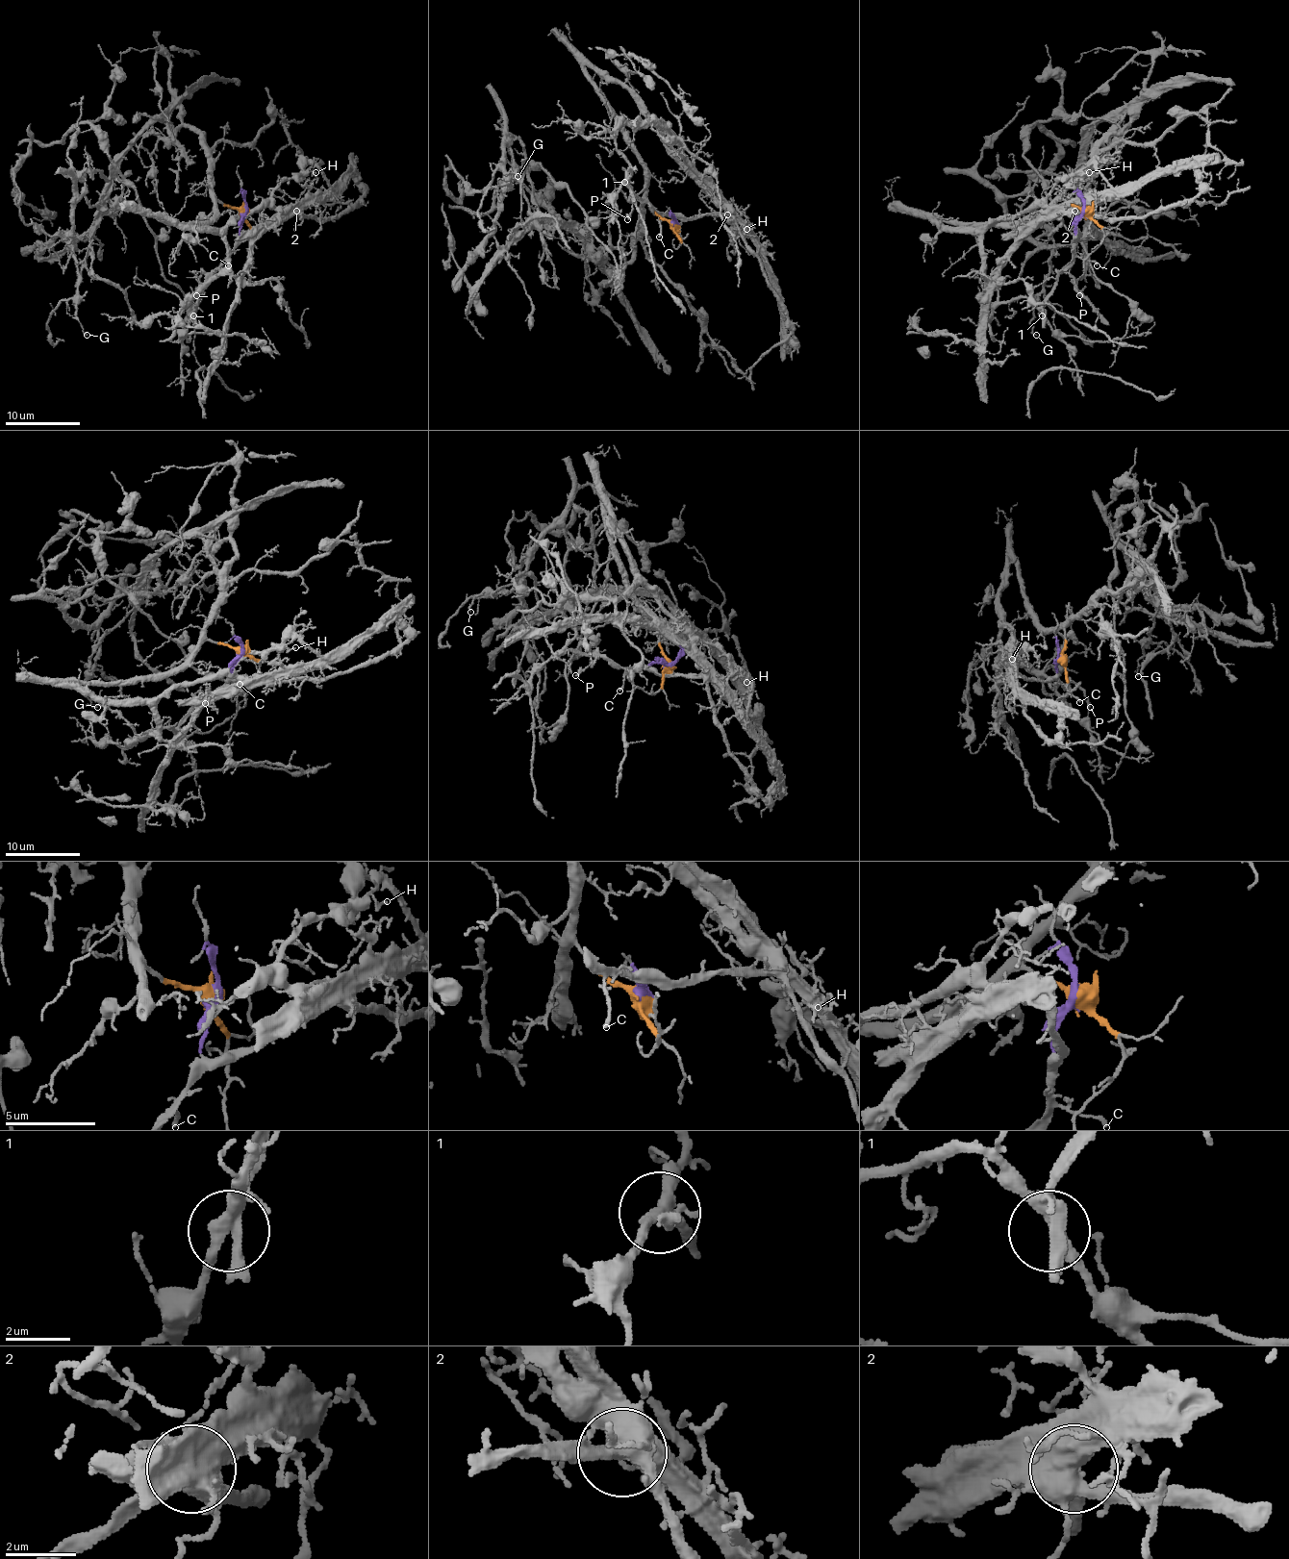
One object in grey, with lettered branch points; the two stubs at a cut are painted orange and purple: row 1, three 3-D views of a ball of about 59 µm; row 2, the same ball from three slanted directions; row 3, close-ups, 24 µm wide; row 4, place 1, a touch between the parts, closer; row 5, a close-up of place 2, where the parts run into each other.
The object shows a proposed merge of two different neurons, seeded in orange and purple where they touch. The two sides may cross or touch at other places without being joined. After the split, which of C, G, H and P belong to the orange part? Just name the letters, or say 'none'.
G

